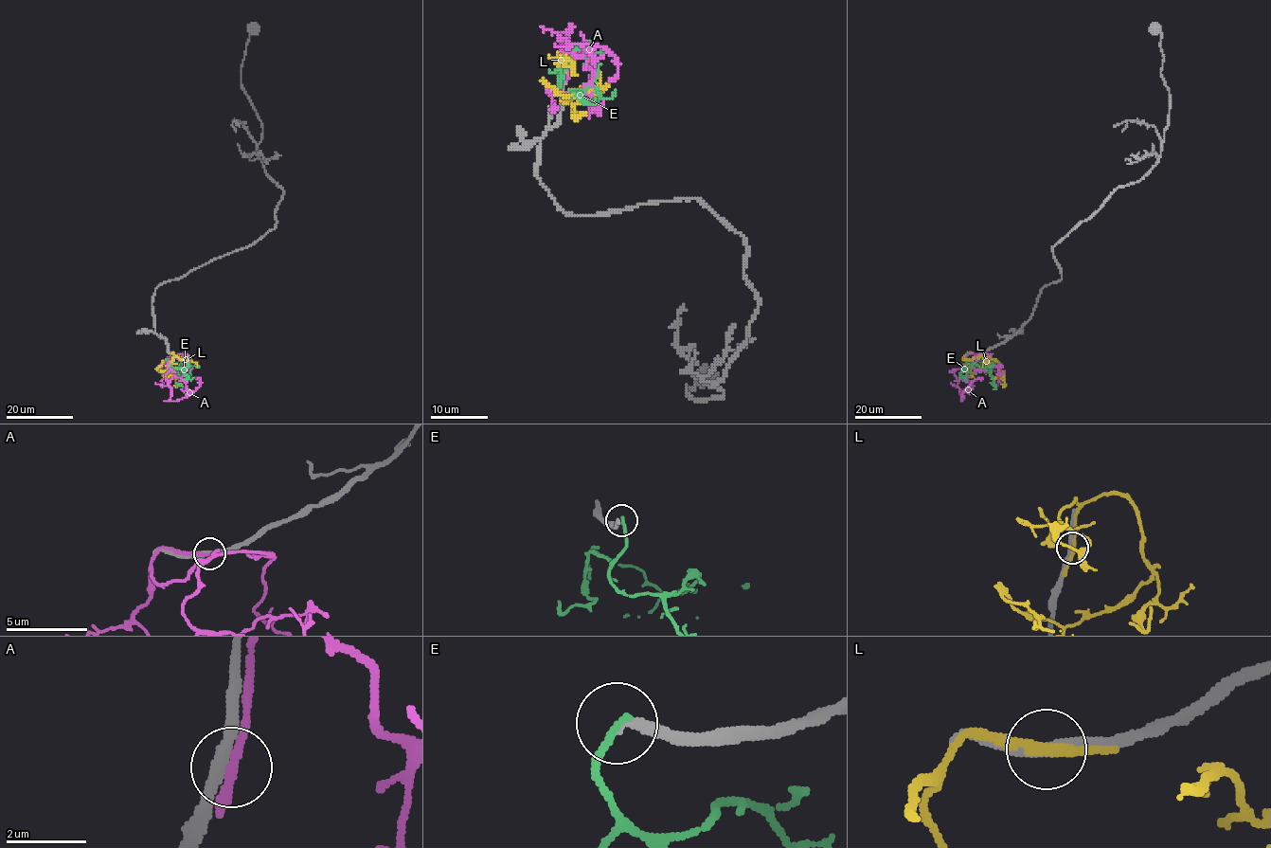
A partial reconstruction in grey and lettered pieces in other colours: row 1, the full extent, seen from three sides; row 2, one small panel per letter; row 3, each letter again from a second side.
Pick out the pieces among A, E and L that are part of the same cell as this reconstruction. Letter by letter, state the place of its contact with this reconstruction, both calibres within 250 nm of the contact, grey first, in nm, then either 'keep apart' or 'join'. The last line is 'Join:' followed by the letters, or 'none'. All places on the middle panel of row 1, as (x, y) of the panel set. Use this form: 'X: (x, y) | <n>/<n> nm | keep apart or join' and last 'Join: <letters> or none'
A: (568, 73) | 280/280 nm | keep apart
E: (570, 54) | 200/190 nm | keep apart
L: (569, 66) | 260/200 nm | keep apart
Join: none

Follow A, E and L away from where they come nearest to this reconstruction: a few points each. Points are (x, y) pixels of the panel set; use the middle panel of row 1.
A: (568, 73), (563, 32), (566, 48), (602, 45), (618, 62), (608, 80)
E: (571, 54), (566, 50), (583, 47), (593, 57), (599, 71), (581, 94), (585, 103), (596, 99)
L: (569, 67), (569, 56), (586, 48), (597, 77), (568, 94), (545, 84), (581, 104)

